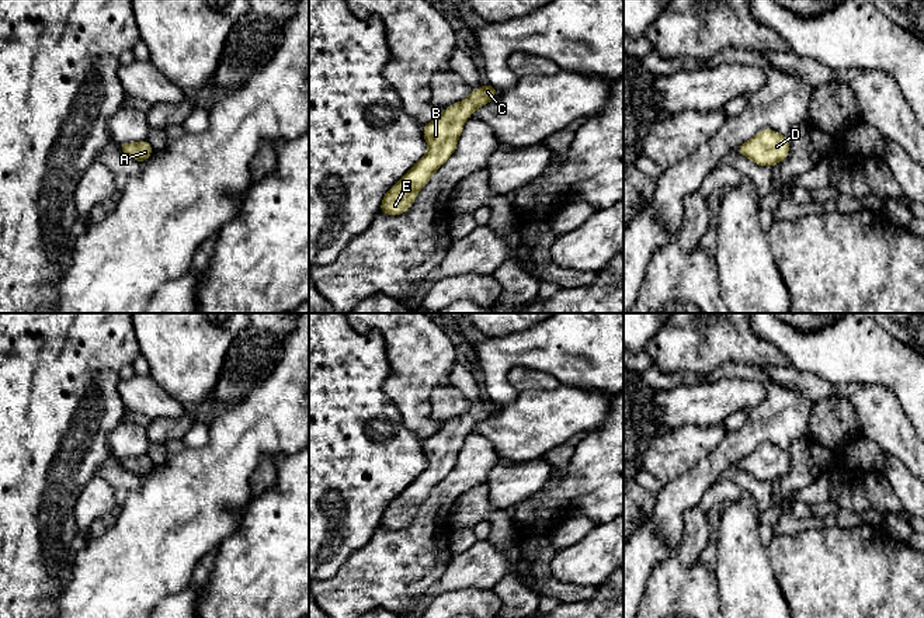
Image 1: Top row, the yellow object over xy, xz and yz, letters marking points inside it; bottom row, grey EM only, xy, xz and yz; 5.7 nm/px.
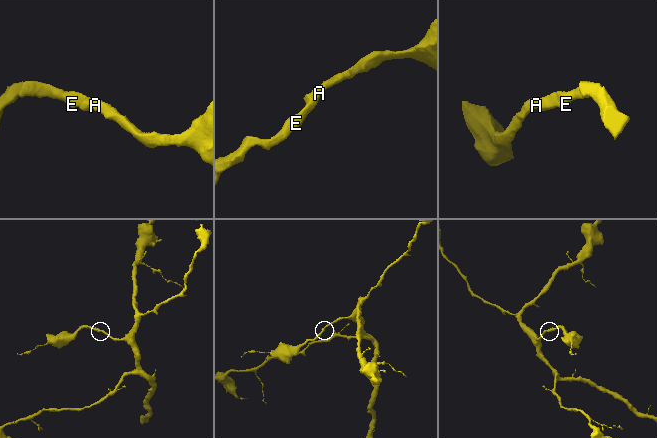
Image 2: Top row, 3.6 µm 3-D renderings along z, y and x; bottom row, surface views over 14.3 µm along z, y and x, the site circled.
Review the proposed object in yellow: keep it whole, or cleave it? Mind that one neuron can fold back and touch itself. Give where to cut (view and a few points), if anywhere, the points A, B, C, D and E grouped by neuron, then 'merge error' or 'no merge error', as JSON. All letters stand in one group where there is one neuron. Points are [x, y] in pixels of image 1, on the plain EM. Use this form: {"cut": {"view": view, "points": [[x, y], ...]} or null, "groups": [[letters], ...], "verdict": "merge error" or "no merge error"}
{"cut": null, "groups": [["A", "B", "C", "D", "E"]], "verdict": "no merge error"}

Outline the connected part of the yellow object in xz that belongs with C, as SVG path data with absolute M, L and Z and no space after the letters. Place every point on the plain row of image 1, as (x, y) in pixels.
M486 399L470 406L466 414L454 417L441 430L423 440L423 451L428 459L427 468L383 510L379 527L386 530L402 530L410 524L417 508L430 492L456 465L465 435L473 427L491 417L500 405Z

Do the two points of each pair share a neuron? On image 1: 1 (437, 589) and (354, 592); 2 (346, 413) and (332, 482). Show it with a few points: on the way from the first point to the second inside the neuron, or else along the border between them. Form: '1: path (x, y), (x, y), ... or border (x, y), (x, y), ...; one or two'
1: border (447, 561), (443, 575), (417, 603); two
2: path (333, 430), (332, 465); one

